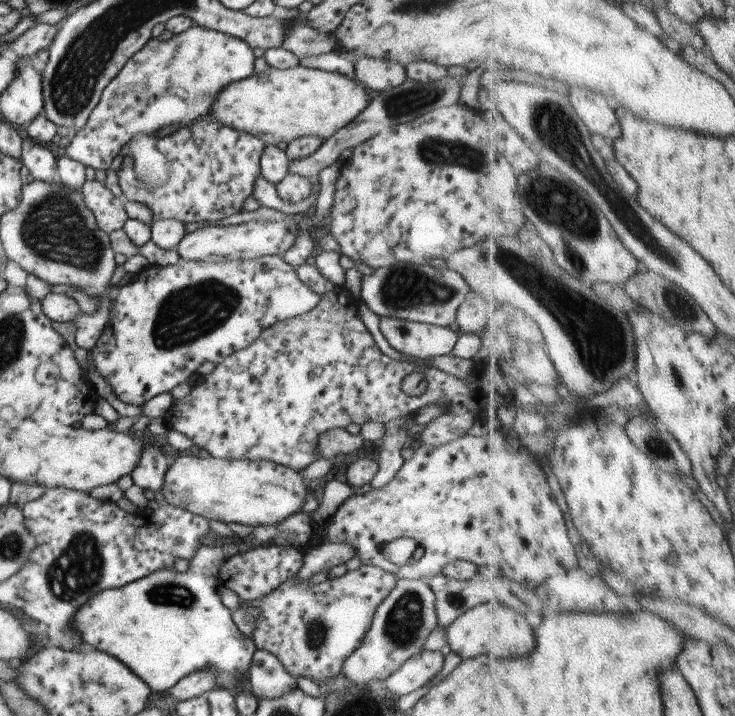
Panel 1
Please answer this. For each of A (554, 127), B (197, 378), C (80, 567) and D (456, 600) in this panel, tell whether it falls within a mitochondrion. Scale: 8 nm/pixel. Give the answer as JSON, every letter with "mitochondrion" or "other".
{"A":"mitochondrion","B":"other","C":"mitochondrion","D":"other"}

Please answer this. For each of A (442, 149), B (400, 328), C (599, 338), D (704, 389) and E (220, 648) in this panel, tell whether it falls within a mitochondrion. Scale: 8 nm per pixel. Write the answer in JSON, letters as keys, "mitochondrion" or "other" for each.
{"A":"mitochondrion","B":"mitochondrion","C":"mitochondrion","D":"other","E":"other"}

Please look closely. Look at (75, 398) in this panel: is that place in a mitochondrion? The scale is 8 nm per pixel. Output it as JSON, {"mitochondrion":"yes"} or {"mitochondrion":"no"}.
{"mitochondrion":"no"}

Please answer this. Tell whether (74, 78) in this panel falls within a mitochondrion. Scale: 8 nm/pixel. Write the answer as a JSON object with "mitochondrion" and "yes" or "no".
{"mitochondrion":"yes"}

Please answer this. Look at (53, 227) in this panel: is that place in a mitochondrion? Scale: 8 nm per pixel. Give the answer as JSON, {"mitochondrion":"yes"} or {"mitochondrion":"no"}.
{"mitochondrion":"yes"}

